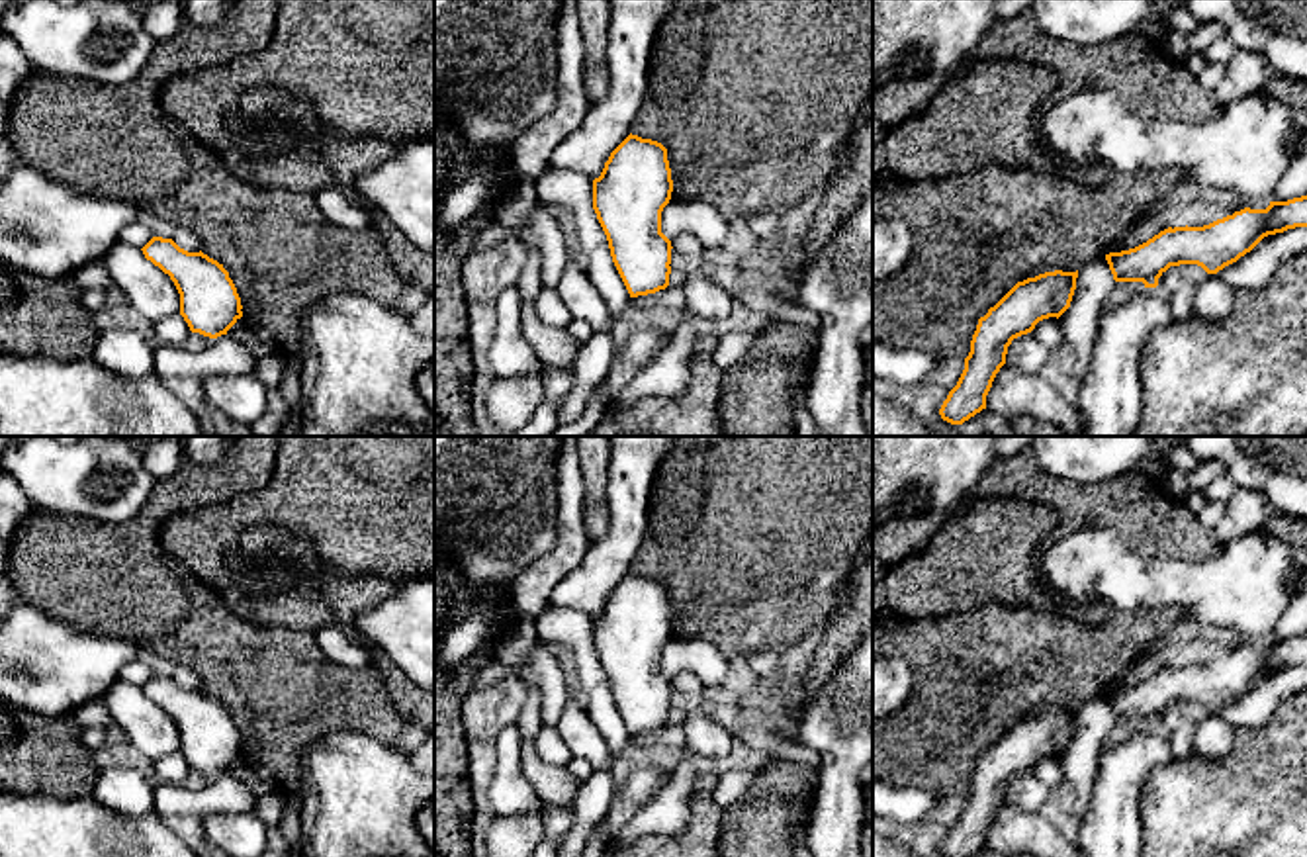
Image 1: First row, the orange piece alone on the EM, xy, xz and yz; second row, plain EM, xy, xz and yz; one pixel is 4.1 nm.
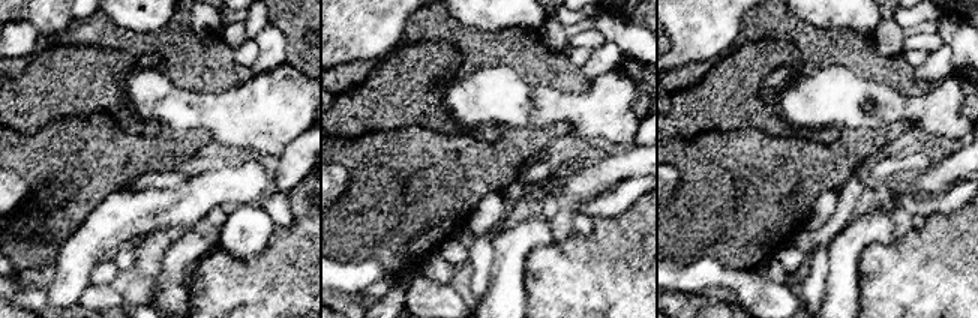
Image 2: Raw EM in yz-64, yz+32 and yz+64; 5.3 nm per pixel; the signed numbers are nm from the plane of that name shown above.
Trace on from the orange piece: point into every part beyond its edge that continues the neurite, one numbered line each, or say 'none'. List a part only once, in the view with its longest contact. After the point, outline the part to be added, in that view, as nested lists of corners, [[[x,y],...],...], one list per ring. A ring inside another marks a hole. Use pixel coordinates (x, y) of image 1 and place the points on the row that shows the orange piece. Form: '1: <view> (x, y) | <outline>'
none

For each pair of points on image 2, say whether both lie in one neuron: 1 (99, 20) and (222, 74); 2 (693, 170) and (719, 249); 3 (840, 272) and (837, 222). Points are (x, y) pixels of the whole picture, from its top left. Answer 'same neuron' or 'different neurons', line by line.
1: same neuron
2: same neuron
3: different neurons

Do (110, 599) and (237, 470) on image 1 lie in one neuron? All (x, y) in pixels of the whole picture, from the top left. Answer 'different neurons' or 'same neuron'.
same neuron

